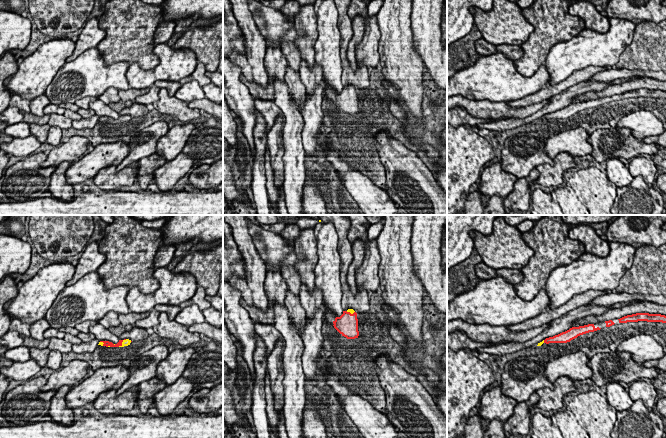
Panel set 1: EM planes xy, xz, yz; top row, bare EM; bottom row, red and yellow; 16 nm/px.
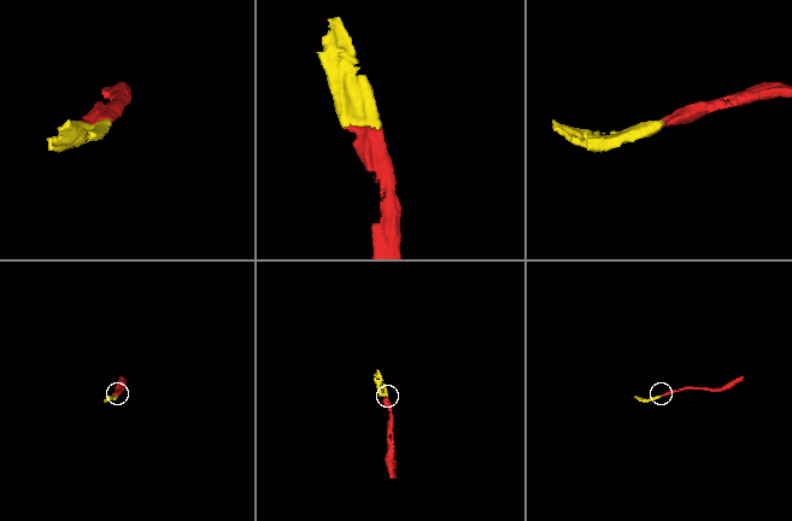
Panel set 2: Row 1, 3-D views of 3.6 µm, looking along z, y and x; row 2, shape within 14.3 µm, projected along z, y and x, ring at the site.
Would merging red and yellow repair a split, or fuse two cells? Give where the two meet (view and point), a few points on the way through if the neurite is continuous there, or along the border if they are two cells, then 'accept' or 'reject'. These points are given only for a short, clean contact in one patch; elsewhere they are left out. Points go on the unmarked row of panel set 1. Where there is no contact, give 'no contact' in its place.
contact xy (121, 119); way xy (106, 119), (112, 121), (121, 119), (126, 118); accept

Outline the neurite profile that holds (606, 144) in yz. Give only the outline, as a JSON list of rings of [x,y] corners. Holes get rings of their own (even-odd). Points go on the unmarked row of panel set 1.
[[[628,128],[597,129],[587,139],[592,146],[592,157],[601,163],[612,158],[631,160],[641,154],[655,155],[658,144],[637,140]]]

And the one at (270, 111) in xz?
[[[254,98],[254,103],[255,103],[255,109],[258,110],[262,114],[266,122],[267,132],[271,130],[271,128],[274,125],[275,120],[279,116],[284,116],[283,112],[275,104],[275,102],[262,100],[259,98]]]

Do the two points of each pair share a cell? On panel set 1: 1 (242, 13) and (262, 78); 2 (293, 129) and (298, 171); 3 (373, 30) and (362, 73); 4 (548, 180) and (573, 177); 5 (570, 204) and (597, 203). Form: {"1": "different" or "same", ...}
{"1": "same", "2": "same", "3": "different", "4": "different", "5": "different"}

